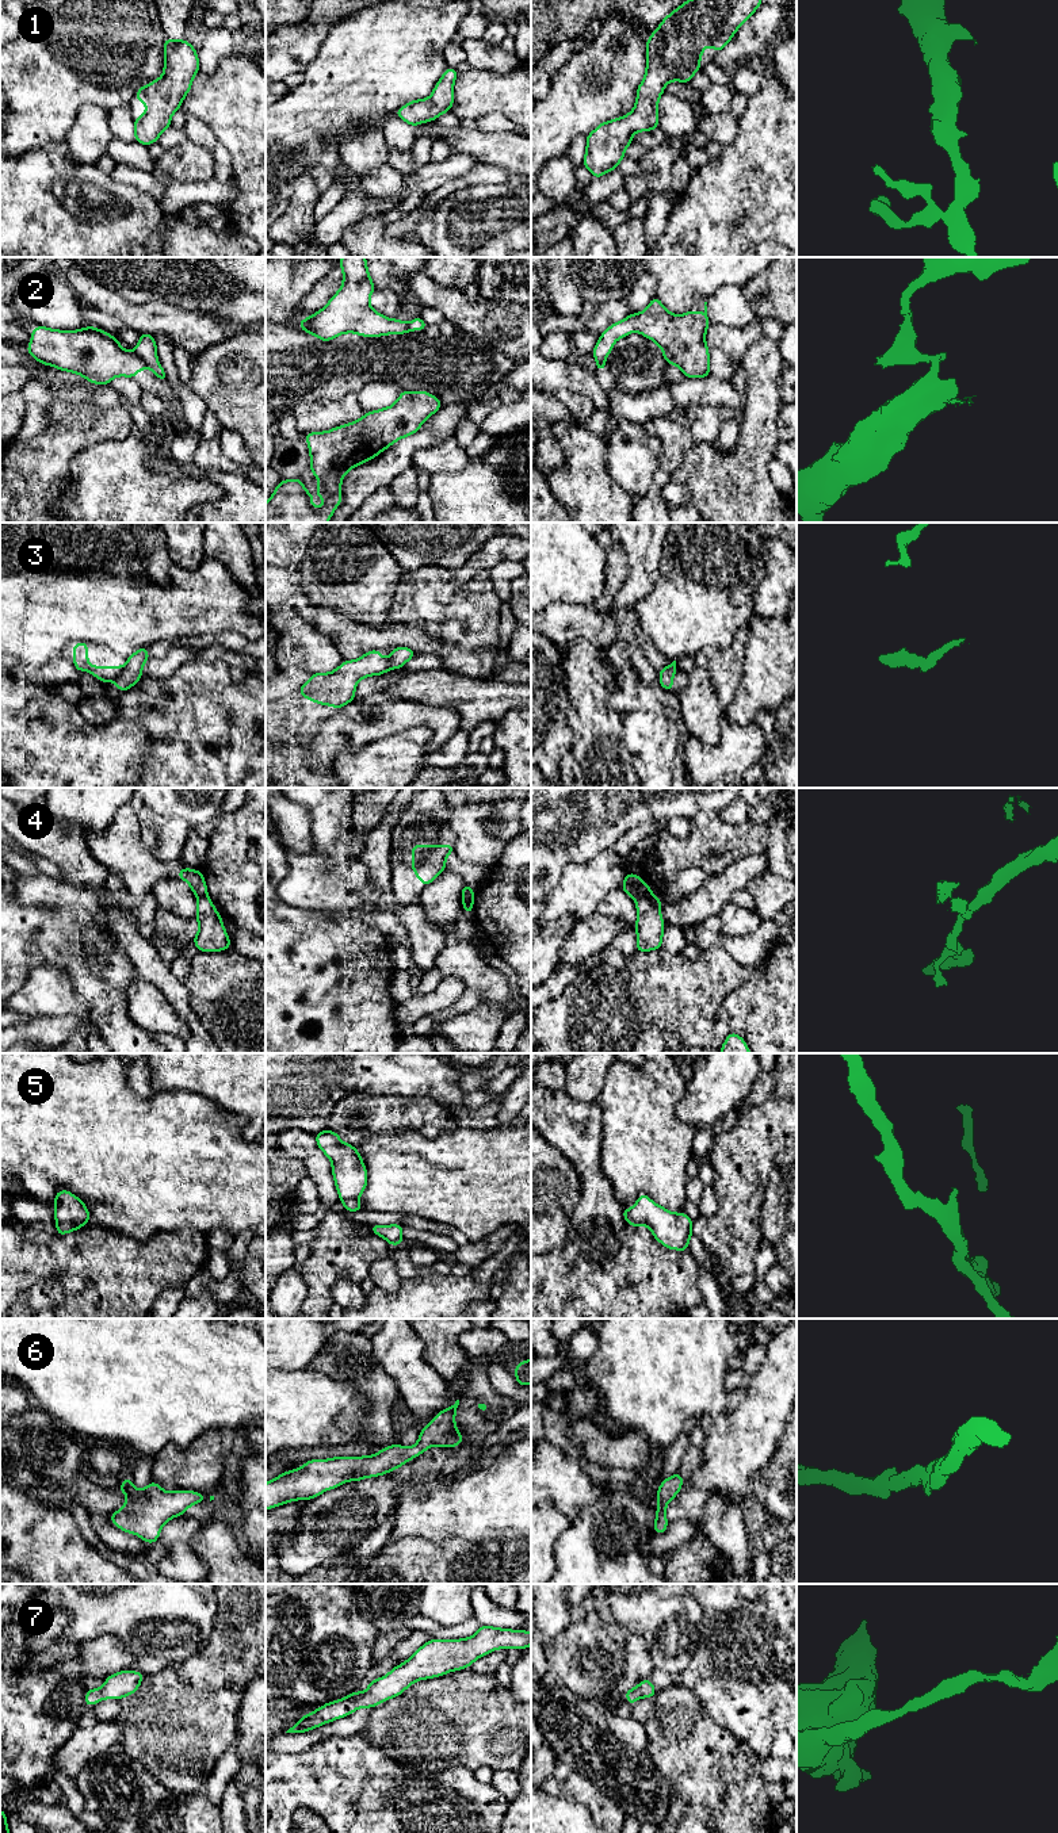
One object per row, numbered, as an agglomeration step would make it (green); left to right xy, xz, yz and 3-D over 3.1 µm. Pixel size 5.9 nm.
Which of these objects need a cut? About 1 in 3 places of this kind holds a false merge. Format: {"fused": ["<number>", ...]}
{"fused": ["2", "3", "4"]}

